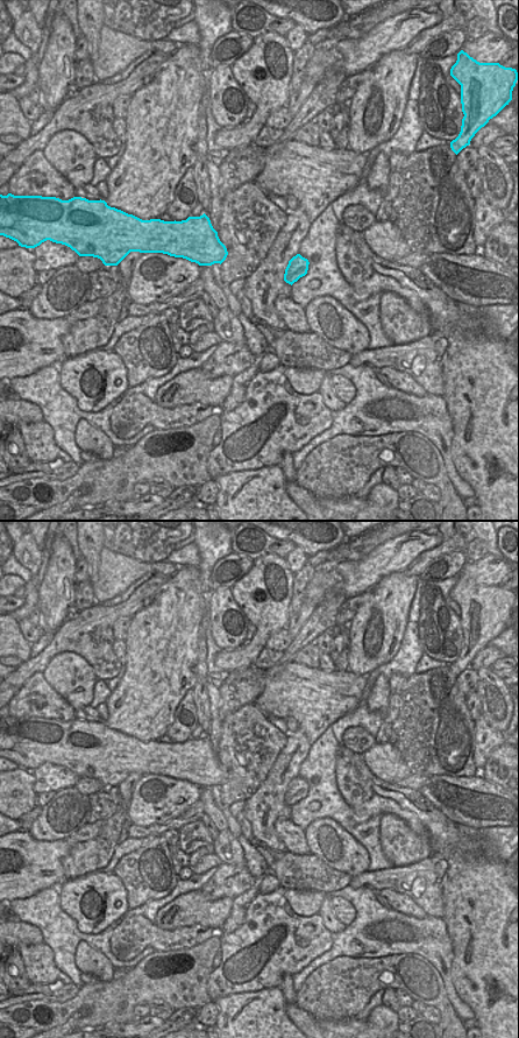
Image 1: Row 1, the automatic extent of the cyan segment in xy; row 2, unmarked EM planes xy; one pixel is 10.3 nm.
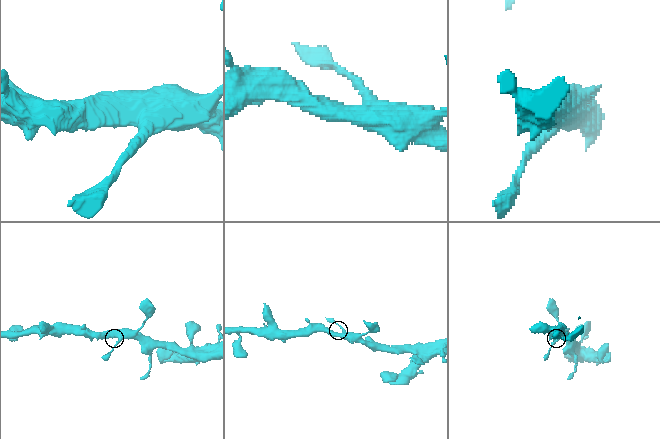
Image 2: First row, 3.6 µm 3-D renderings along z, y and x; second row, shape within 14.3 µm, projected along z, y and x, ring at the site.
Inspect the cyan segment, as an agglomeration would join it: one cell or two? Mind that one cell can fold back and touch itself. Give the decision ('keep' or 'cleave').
keep

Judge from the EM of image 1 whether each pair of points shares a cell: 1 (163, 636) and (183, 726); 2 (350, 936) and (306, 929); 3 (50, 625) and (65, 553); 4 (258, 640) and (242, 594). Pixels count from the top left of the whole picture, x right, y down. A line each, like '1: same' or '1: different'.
1: different
2: different
3: same
4: same

